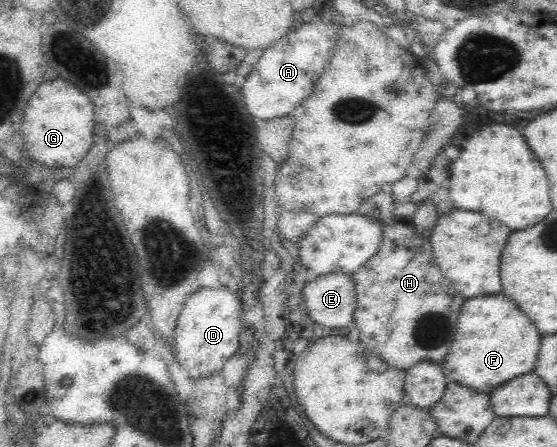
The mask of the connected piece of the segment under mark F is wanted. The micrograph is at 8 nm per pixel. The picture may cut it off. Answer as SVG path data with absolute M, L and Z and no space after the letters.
M503 294L471 298L461 308L455 342L443 360L443 370L447 378L463 386L475 388L477 392L491 392L497 388L497 384L531 372L537 364L539 344L541 334L533 322L511 302L511 298Z

